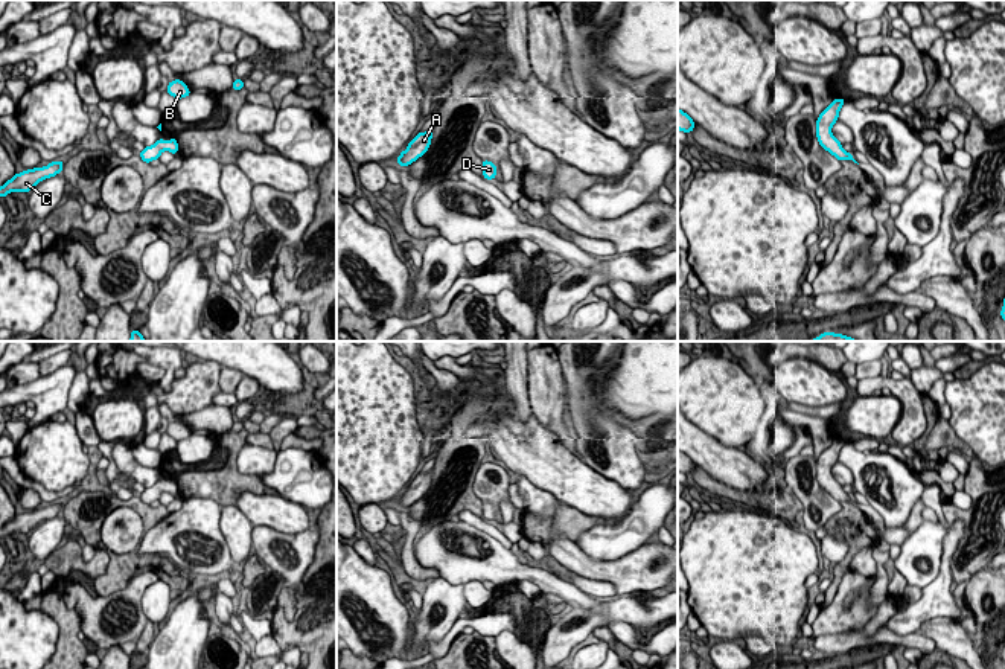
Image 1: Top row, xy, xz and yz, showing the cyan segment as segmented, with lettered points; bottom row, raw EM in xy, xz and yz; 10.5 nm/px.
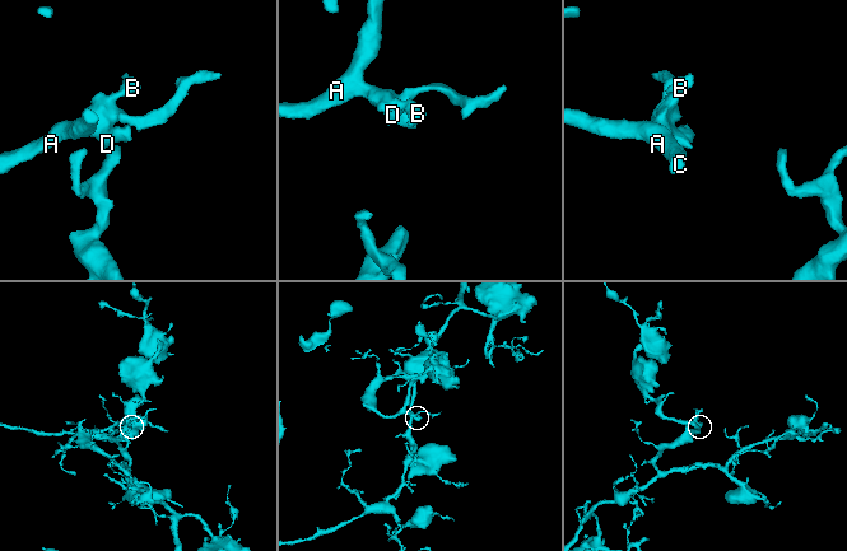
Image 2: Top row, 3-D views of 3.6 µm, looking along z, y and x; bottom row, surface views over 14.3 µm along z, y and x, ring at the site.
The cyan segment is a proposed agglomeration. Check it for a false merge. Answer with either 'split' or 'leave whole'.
leave whole

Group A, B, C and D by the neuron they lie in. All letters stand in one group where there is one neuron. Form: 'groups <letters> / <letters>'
groups A B C D

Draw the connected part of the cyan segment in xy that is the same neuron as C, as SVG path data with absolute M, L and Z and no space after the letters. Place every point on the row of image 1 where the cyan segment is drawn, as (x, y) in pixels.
M52 162L47 166L15 174L11 180L0 186L0 197L6 197L11 192L30 192L40 181L62 172L62 165L64 162Z

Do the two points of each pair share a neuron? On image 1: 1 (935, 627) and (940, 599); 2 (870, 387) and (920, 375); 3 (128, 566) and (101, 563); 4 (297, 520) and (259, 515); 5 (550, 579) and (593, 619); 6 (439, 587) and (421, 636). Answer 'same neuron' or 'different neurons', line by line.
1: different neurons
2: different neurons
3: different neurons
4: same neuron
5: different neurons
6: same neuron

